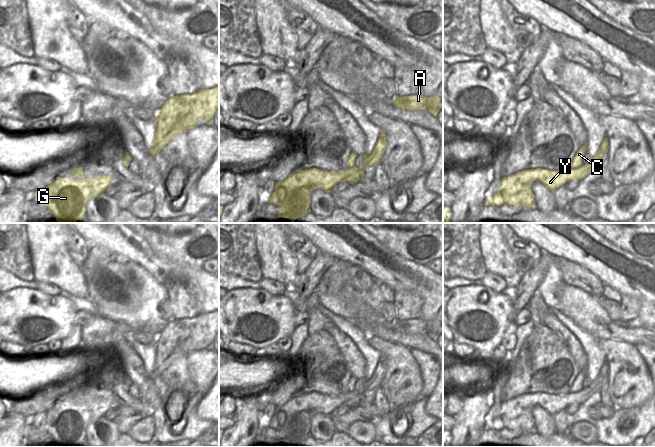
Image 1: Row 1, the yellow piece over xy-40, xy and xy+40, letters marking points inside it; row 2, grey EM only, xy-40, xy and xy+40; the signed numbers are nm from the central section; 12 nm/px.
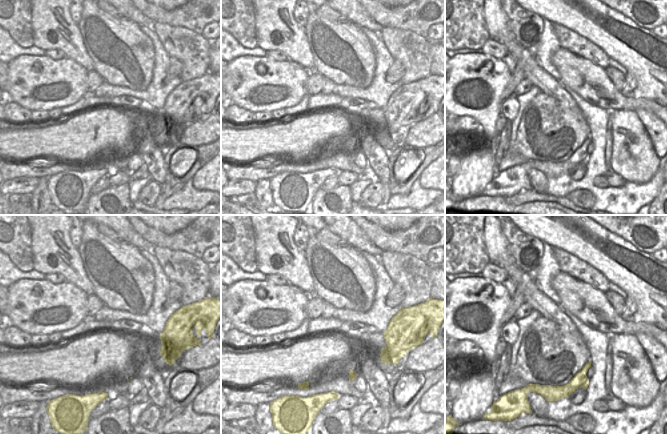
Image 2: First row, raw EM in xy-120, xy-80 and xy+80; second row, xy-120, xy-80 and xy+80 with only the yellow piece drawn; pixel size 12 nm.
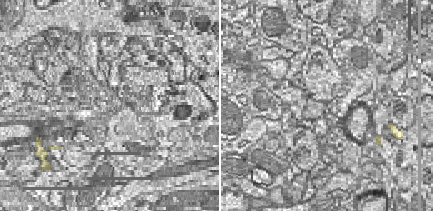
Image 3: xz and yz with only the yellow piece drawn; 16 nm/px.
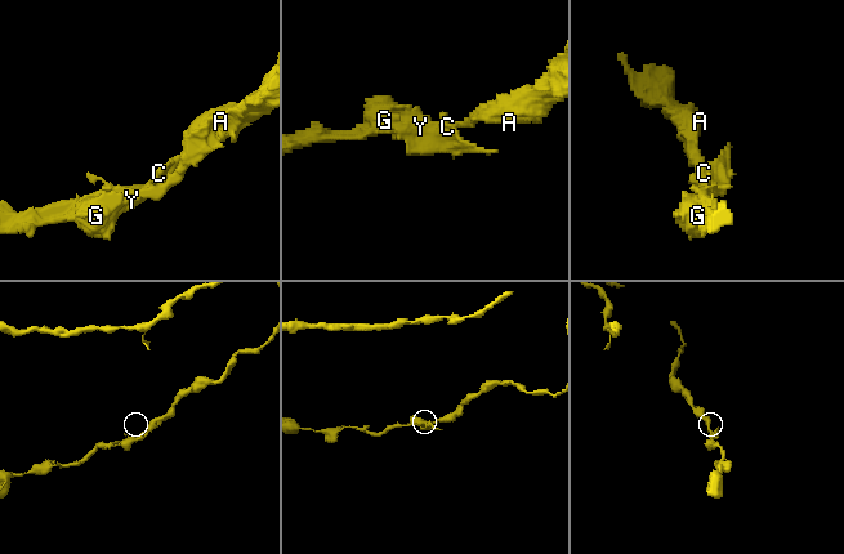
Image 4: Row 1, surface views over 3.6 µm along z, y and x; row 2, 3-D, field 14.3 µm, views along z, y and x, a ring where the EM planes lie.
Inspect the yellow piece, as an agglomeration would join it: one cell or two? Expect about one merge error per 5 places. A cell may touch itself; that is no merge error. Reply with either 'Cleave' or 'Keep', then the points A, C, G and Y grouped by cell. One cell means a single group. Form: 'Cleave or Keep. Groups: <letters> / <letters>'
Keep. Groups: A C G Y.

